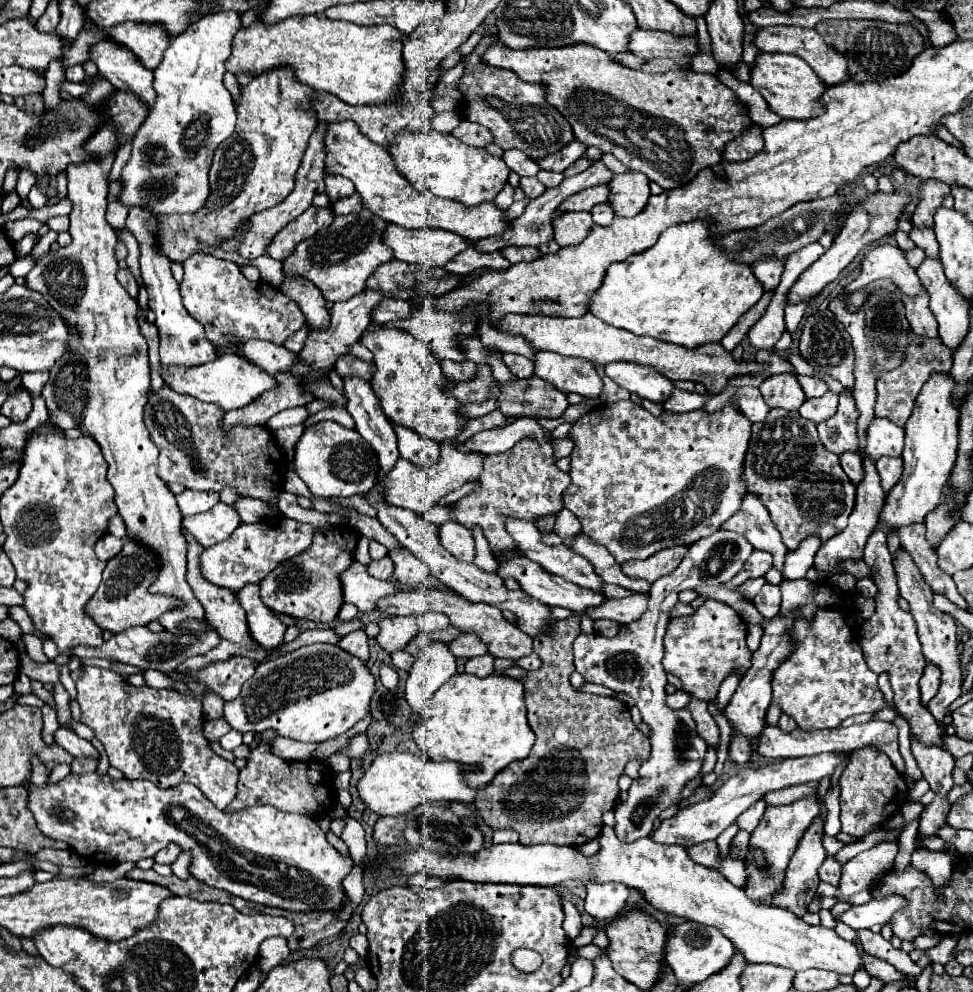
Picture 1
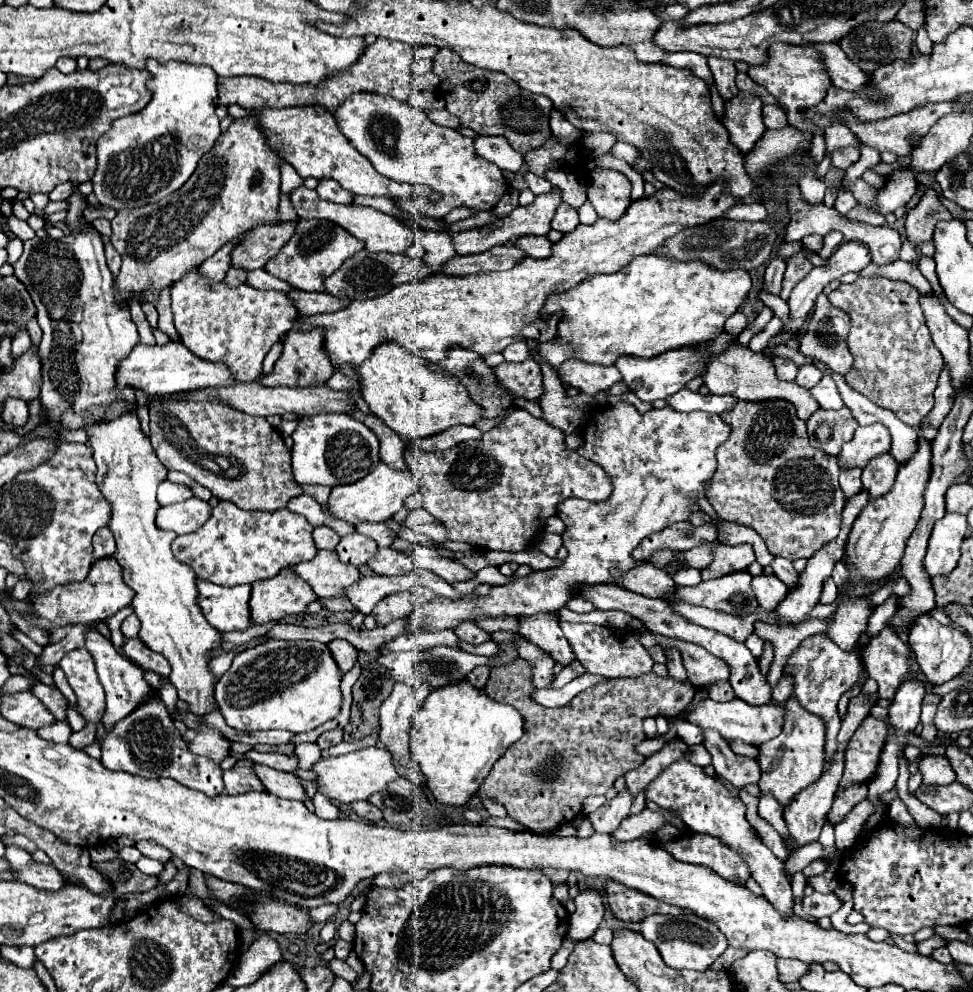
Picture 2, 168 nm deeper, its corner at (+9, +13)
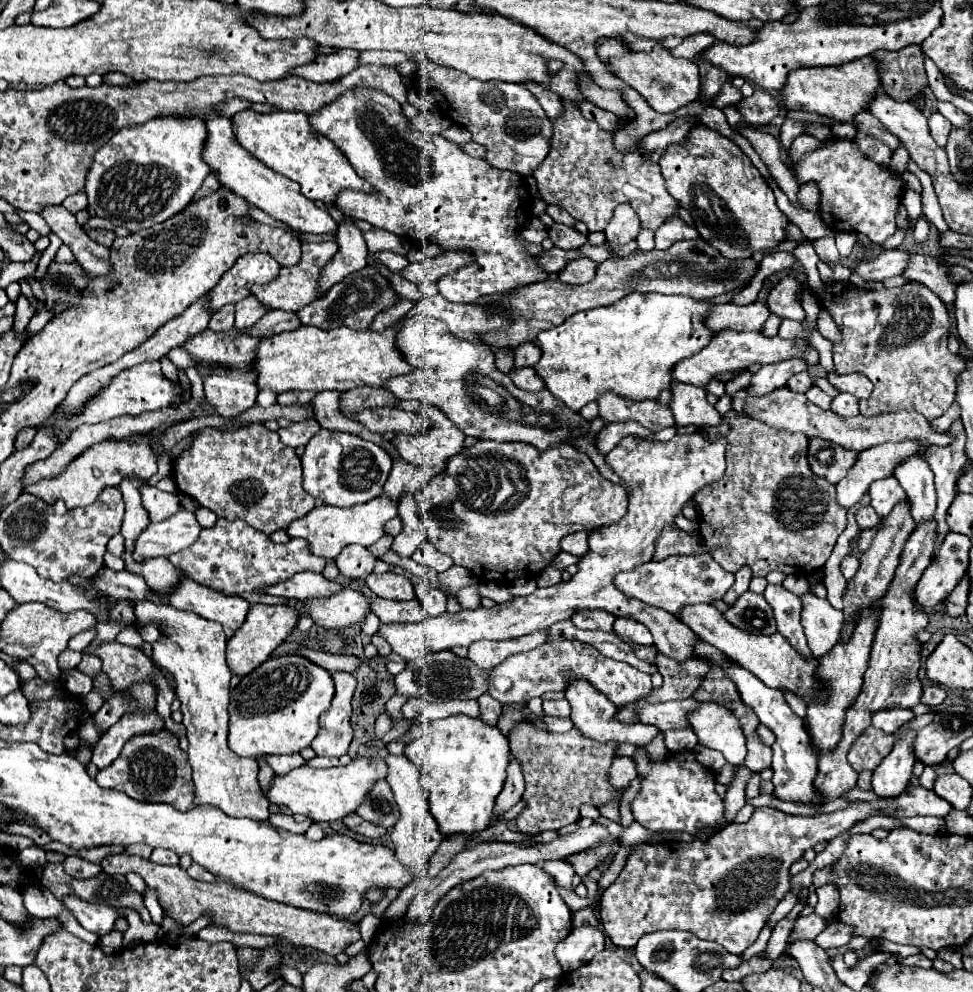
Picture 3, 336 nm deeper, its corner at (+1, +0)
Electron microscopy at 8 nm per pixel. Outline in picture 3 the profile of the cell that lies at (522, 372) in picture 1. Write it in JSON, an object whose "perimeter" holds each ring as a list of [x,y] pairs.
{"perimeter":[[[526,341],[524,345],[520,345],[516,351],[516,367],[532,367],[536,365],[536,361],[540,361],[540,347],[532,341]]]}

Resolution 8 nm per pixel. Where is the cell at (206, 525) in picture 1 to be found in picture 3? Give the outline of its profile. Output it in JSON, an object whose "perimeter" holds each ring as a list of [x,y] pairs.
{"perimeter":[[[180,509],[160,523],[150,523],[134,541],[134,561],[148,561],[152,557],[168,557],[180,549],[190,547],[200,535],[194,513]]]}

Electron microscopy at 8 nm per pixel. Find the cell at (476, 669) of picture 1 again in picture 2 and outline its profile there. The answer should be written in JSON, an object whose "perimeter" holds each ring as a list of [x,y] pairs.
{"perimeter":[[[480,666],[480,668],[474,668],[470,674],[468,674],[468,680],[472,684],[476,684],[478,688],[484,688],[486,680],[488,680],[488,674],[490,674],[490,668],[488,666]]]}

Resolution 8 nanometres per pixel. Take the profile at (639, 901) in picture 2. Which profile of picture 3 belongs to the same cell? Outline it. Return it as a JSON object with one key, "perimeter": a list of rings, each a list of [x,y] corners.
{"perimeter":[[[910,787],[894,799],[876,799],[876,801],[856,801],[850,803],[842,811],[834,811],[828,815],[812,815],[798,817],[786,815],[772,807],[758,807],[754,815],[746,823],[730,823],[726,829],[720,829],[708,841],[666,841],[660,845],[640,845],[632,853],[628,853],[624,869],[618,879],[604,891],[602,899],[602,927],[606,937],[616,947],[634,949],[638,939],[646,933],[660,929],[682,929],[690,931],[700,939],[720,943],[728,953],[740,955],[744,953],[760,935],[768,917],[782,901],[782,897],[790,889],[790,865],[798,861],[806,849],[814,847],[820,841],[830,841],[840,833],[848,831],[860,821],[866,821],[874,813],[886,813],[888,817],[916,817],[916,815],[932,815],[946,817],[952,807],[948,801],[940,799],[934,791],[922,787]]]}

